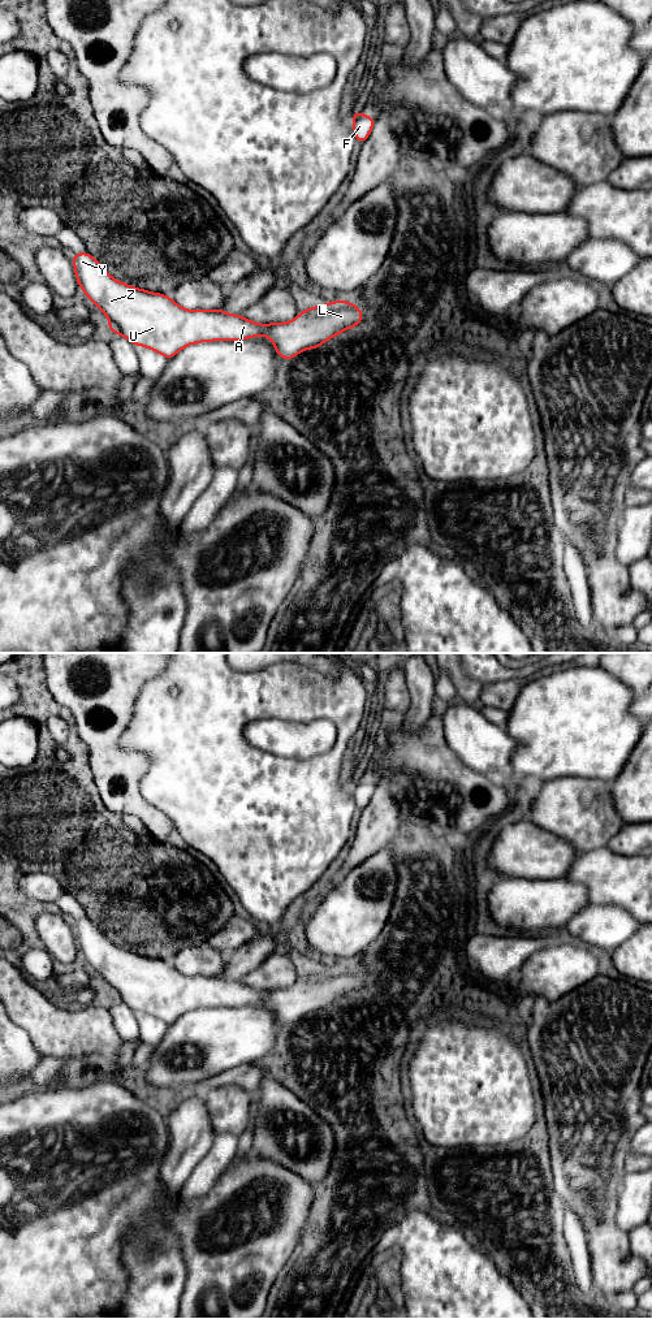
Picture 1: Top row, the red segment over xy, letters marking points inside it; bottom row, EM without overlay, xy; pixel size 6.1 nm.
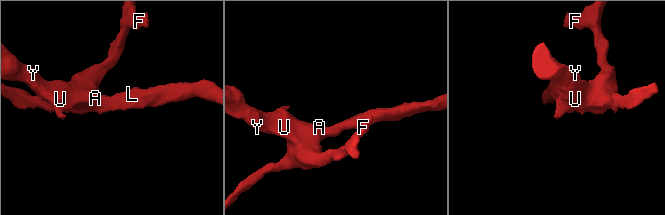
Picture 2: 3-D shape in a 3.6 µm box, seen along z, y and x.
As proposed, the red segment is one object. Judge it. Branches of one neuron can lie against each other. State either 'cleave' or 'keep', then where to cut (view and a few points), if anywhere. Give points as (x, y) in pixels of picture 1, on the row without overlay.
keep; no cut

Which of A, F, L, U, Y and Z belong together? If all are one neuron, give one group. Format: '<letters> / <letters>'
A F L U Y Z

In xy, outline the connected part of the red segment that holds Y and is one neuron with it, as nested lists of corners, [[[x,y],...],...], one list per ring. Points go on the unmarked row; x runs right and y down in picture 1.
[[[87,917],[72,925],[78,953],[108,983],[108,996],[168,1026],[193,1009],[262,1002],[271,1004],[281,1026],[293,1025],[301,1017],[323,1012],[363,985],[363,977],[344,965],[303,976],[292,987],[272,990],[258,990],[221,974],[185,976],[170,961],[117,947]]]

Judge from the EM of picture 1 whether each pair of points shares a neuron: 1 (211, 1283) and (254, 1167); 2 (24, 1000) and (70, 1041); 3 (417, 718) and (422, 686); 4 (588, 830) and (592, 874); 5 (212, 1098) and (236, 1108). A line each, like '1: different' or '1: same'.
1: same
2: same
3: same
4: different
5: same

